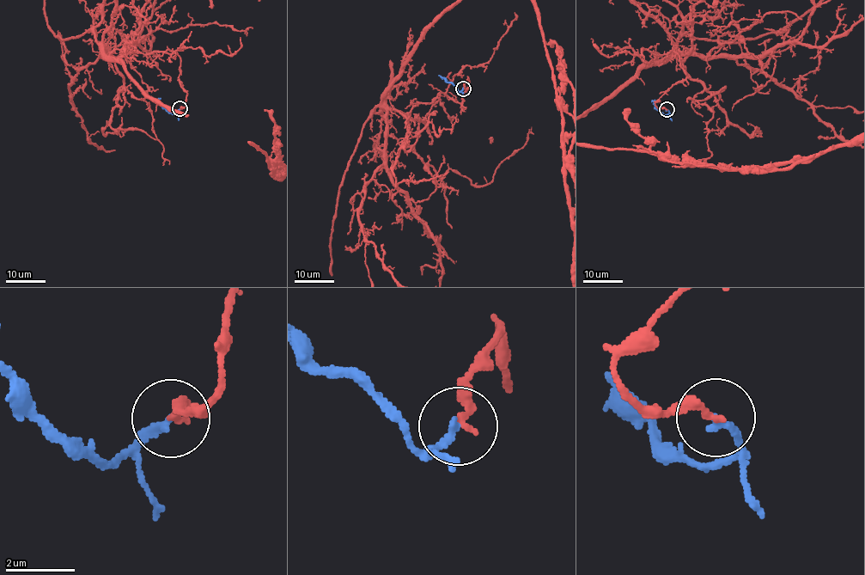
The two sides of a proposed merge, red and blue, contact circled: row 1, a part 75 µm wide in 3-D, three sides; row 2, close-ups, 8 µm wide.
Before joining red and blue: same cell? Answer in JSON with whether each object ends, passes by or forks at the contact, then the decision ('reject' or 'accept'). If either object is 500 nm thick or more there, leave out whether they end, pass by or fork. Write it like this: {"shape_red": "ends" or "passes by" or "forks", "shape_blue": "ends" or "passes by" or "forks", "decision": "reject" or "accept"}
{"shape_red": "ends", "shape_blue": "ends", "decision": "reject"}

